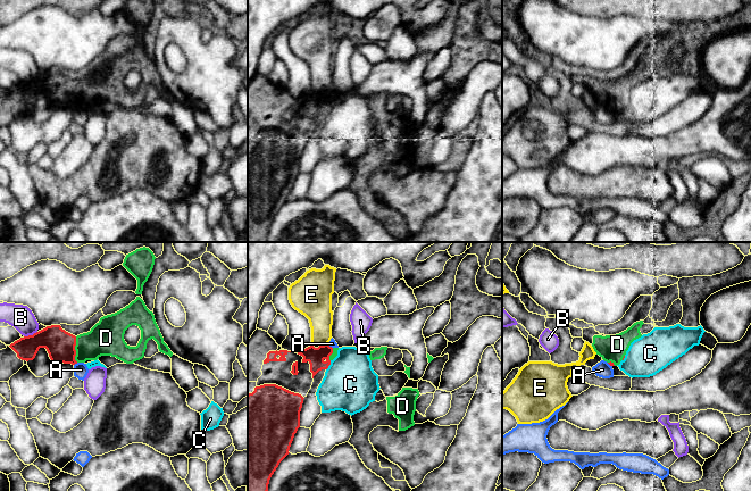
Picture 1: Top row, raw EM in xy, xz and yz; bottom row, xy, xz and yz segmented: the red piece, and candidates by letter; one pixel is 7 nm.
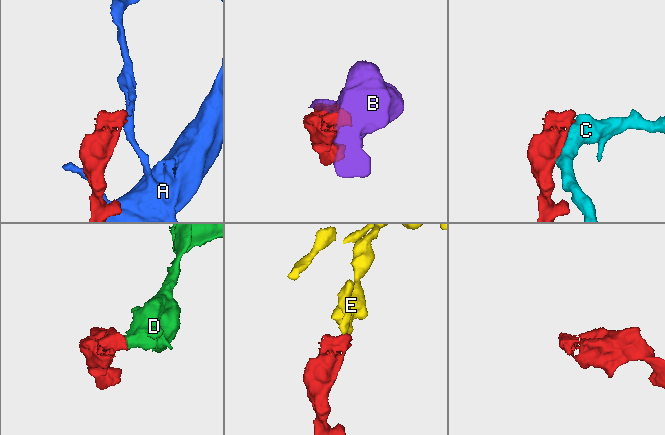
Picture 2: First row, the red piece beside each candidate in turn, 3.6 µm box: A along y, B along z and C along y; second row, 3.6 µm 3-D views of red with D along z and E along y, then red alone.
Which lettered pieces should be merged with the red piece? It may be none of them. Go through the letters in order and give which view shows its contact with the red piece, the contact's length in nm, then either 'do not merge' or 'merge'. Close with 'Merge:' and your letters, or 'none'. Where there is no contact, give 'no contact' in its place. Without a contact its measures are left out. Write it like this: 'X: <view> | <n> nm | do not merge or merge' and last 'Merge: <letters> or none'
A: xy | 40 nm | do not merge
B: xy | 100 nm | do not merge
C: xz | 80 nm | do not merge
D: xy | 180 nm | merge
E: xz | 70 nm | do not merge
Merge: D

